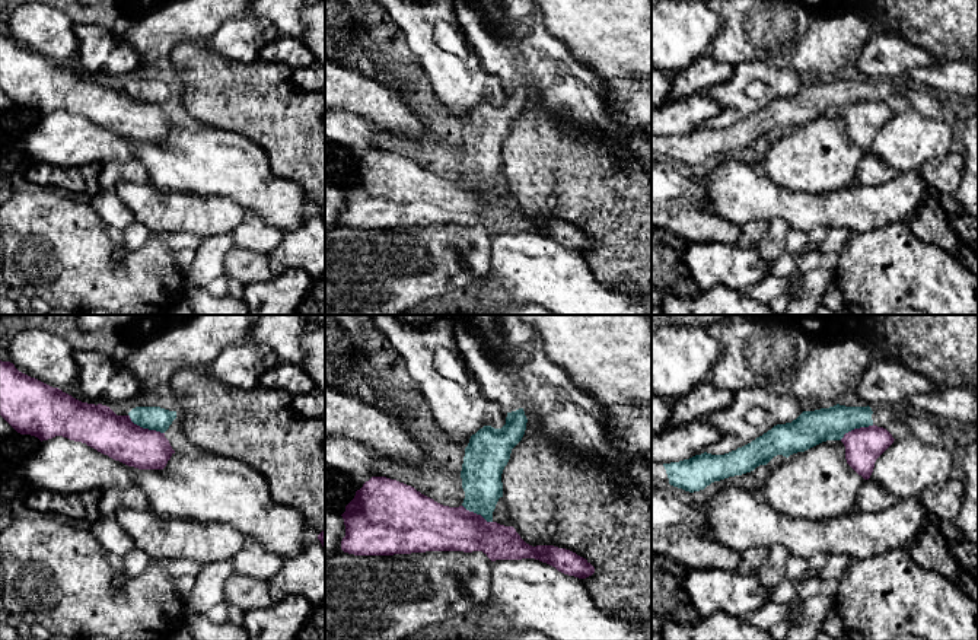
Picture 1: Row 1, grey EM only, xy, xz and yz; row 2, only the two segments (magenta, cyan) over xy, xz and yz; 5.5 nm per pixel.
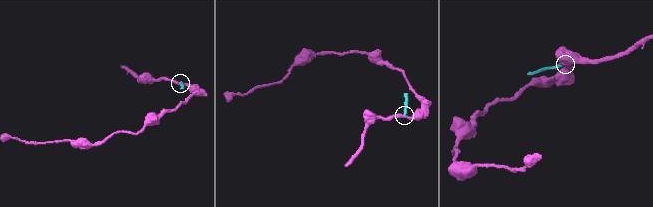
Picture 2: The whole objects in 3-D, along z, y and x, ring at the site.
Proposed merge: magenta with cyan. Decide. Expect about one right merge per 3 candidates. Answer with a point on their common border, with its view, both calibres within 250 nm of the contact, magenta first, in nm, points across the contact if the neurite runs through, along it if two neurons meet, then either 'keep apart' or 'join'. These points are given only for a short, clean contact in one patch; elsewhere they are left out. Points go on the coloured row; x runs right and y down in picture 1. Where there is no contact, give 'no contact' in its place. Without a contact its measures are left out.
meets magenta in xy at (145, 429); 240 nm thick on the magenta side, 130 nm on the other; border along xy (128, 414), (134, 423), (163, 433); keep apart

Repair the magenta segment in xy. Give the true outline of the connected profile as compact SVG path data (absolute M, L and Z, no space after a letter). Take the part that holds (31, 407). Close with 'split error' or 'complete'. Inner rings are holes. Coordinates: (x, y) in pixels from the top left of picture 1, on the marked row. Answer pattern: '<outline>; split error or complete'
M0 360L0 415L20 434L41 442L63 436L86 443L98 452L138 469L163 469L175 453L165 433L134 424L130 415L117 415L102 404L82 402L58 388L19 372L13 363Z; complete

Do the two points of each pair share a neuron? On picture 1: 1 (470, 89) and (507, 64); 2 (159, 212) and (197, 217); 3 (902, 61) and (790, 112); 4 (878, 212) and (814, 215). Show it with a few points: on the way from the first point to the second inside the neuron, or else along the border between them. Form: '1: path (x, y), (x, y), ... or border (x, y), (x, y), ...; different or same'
1: border (480, 60), (506, 86); different
2: path (168, 212), (188, 213); same
3: border (867, 77), (898, 79); different
4: path (862, 212), (830, 212); same

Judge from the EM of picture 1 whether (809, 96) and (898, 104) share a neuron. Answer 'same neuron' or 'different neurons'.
same neuron

